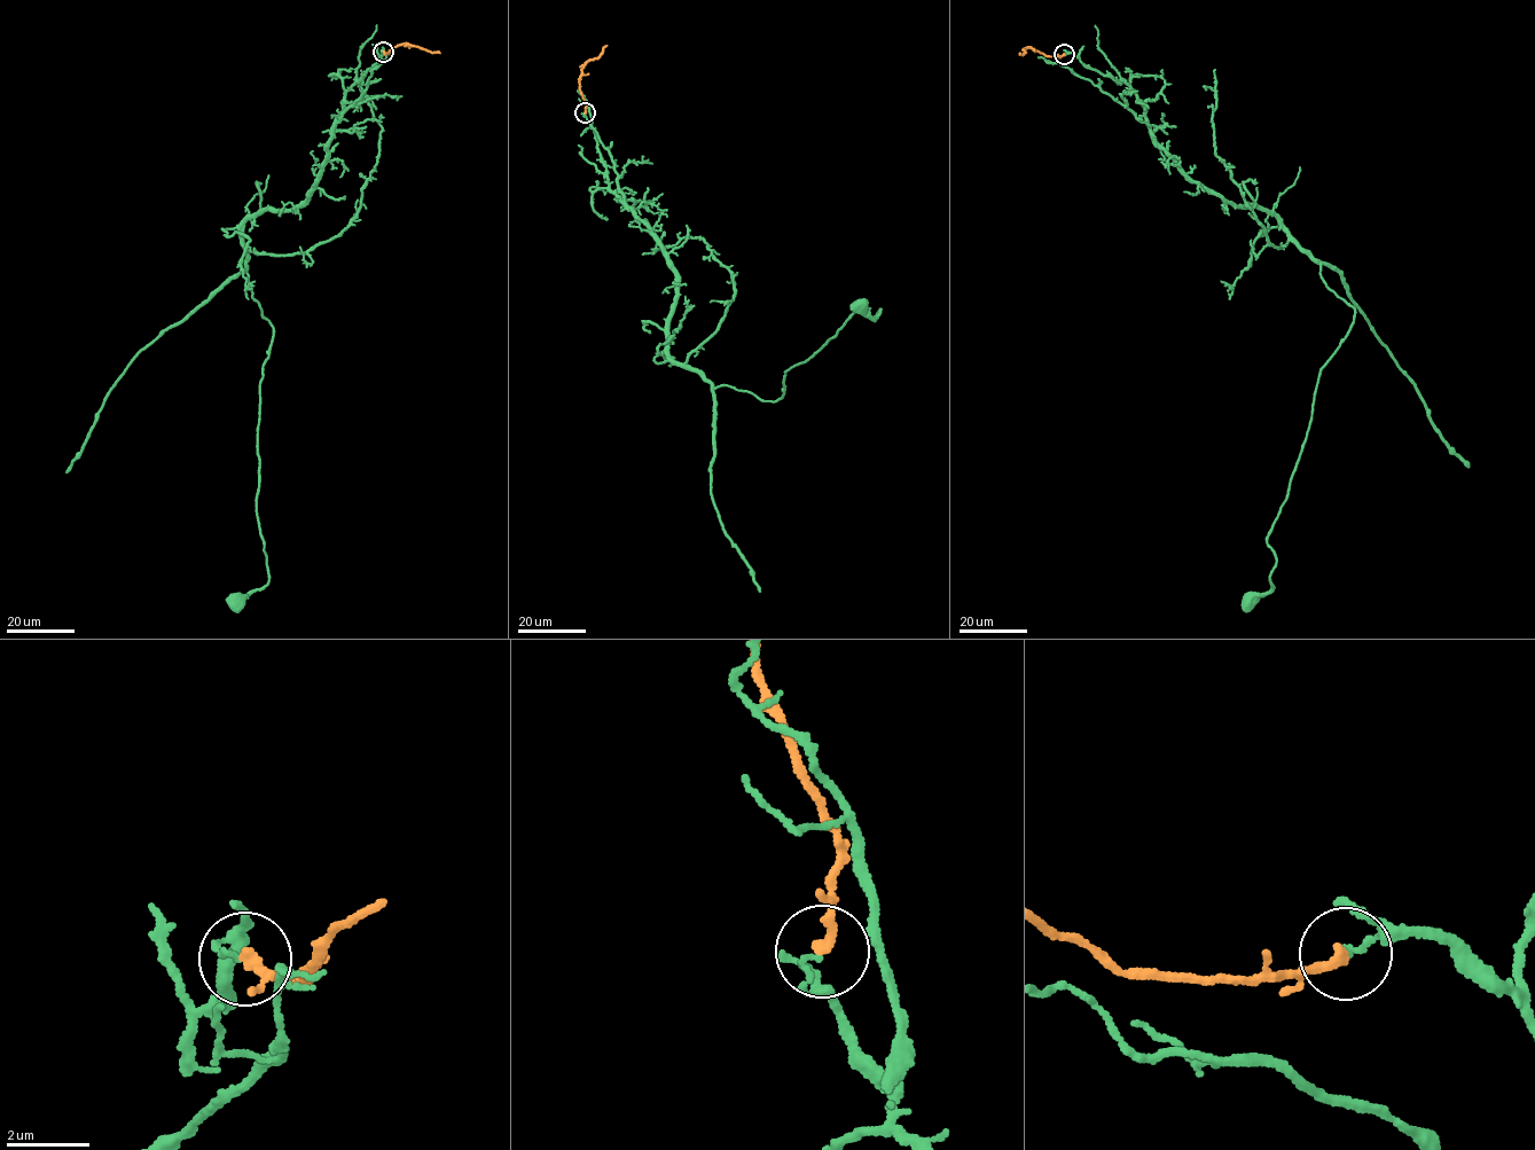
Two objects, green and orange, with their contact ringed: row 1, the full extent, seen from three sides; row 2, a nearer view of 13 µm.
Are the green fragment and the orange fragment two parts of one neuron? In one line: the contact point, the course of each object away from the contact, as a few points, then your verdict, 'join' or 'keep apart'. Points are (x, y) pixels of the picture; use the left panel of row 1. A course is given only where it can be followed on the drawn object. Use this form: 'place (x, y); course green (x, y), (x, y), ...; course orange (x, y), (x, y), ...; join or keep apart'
place (383, 52); course green (383, 52), (346, 93), (306, 197), (242, 228), (248, 282), (273, 329), (257, 440), (268, 576), (234, 601); course orange (383, 52), (389, 54), (391, 49), (407, 44), (440, 53); keep apart

